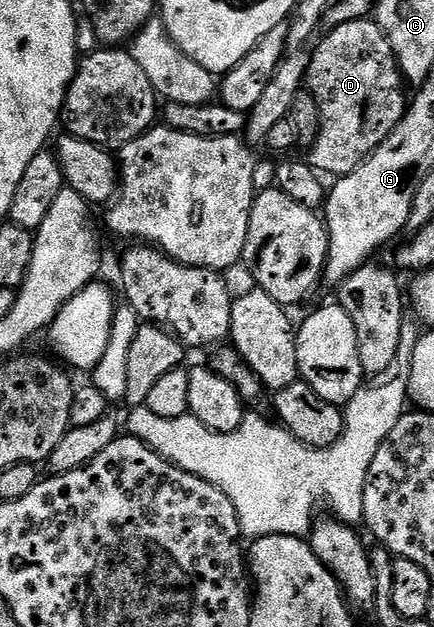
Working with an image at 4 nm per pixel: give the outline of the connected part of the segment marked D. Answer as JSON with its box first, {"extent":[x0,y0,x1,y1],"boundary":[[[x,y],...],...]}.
{"extent":[306,17,410,177],"boundary":[[[368,17],[355,19],[337,23],[331,30],[328,36],[325,34],[315,44],[316,51],[314,47],[308,60],[306,87],[318,101],[320,110],[320,132],[310,148],[310,162],[317,172],[339,177],[358,169],[358,165],[362,165],[378,149],[378,145],[390,137],[408,110],[410,99],[404,96],[406,80],[400,73],[400,63],[396,60],[392,42],[375,21]]]}

